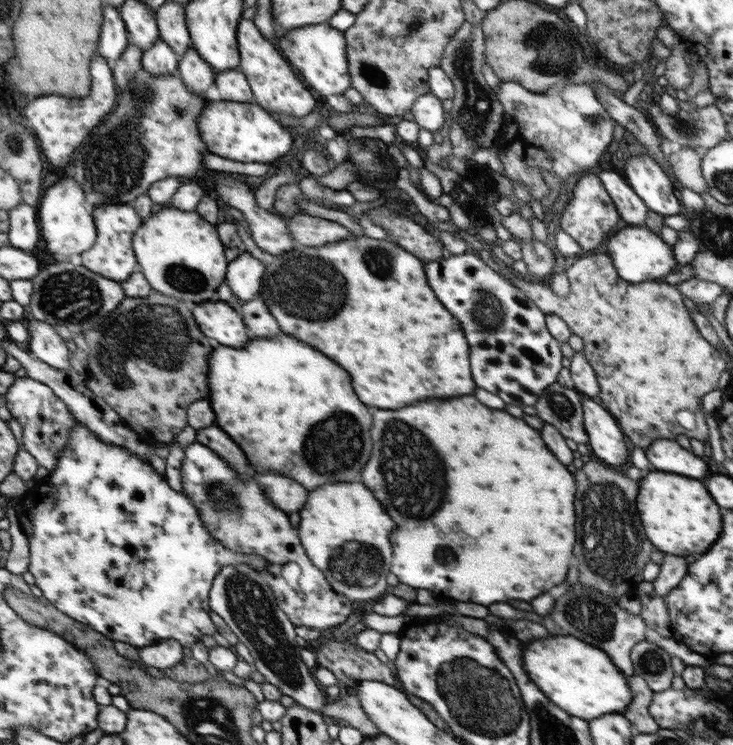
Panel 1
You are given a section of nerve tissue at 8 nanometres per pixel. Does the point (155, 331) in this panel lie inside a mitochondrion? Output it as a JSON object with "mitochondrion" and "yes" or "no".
{"mitochondrion":"yes"}

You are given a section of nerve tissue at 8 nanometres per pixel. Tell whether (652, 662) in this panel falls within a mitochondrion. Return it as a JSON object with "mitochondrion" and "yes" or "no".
{"mitochondrion":"yes"}

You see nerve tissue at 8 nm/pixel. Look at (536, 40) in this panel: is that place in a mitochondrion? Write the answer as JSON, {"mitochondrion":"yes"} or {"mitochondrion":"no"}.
{"mitochondrion":"yes"}

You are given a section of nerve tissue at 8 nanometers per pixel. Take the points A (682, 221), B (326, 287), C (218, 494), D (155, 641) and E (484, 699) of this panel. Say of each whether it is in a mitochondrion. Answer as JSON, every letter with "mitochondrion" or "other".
{"A":"other","B":"mitochondrion","C":"mitochondrion","D":"other","E":"mitochondrion"}

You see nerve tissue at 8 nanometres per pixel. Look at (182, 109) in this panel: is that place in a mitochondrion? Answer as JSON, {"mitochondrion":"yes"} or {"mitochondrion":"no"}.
{"mitochondrion":"yes"}

